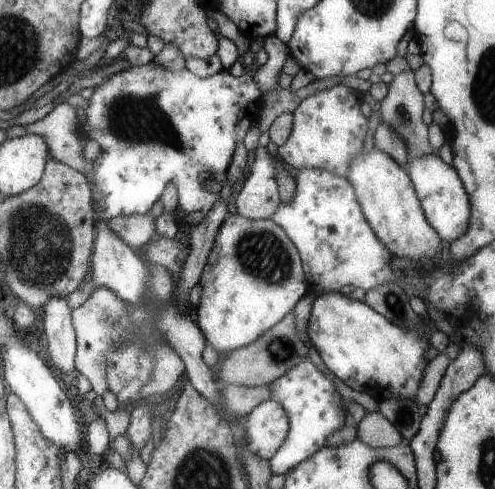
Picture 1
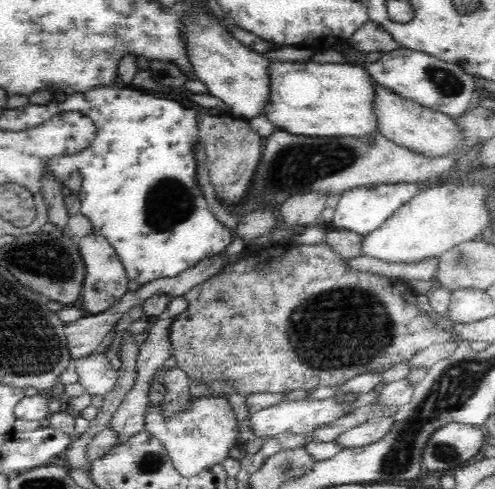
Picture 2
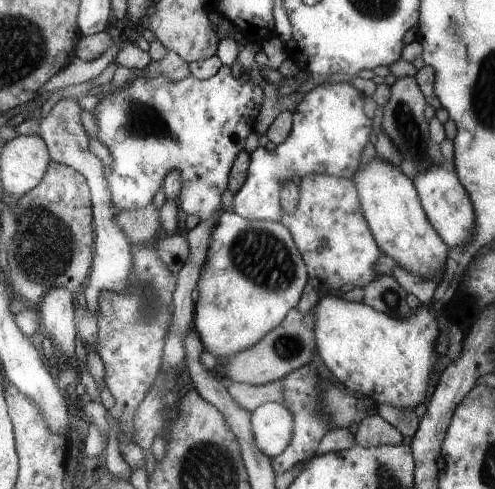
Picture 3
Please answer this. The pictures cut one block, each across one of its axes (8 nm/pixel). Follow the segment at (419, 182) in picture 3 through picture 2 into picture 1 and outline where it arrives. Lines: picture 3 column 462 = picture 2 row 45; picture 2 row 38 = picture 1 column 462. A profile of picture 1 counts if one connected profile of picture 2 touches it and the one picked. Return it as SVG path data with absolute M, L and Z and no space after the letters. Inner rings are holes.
M437 154L419 156L411 162L407 162L403 168L415 186L415 192L417 192L417 198L425 212L425 218L437 230L439 238L449 244L459 240L467 232L469 222L471 222L471 202L469 202L469 194L467 194L465 186L461 186L461 182L459 182L457 170L453 170L451 166L445 166Z

